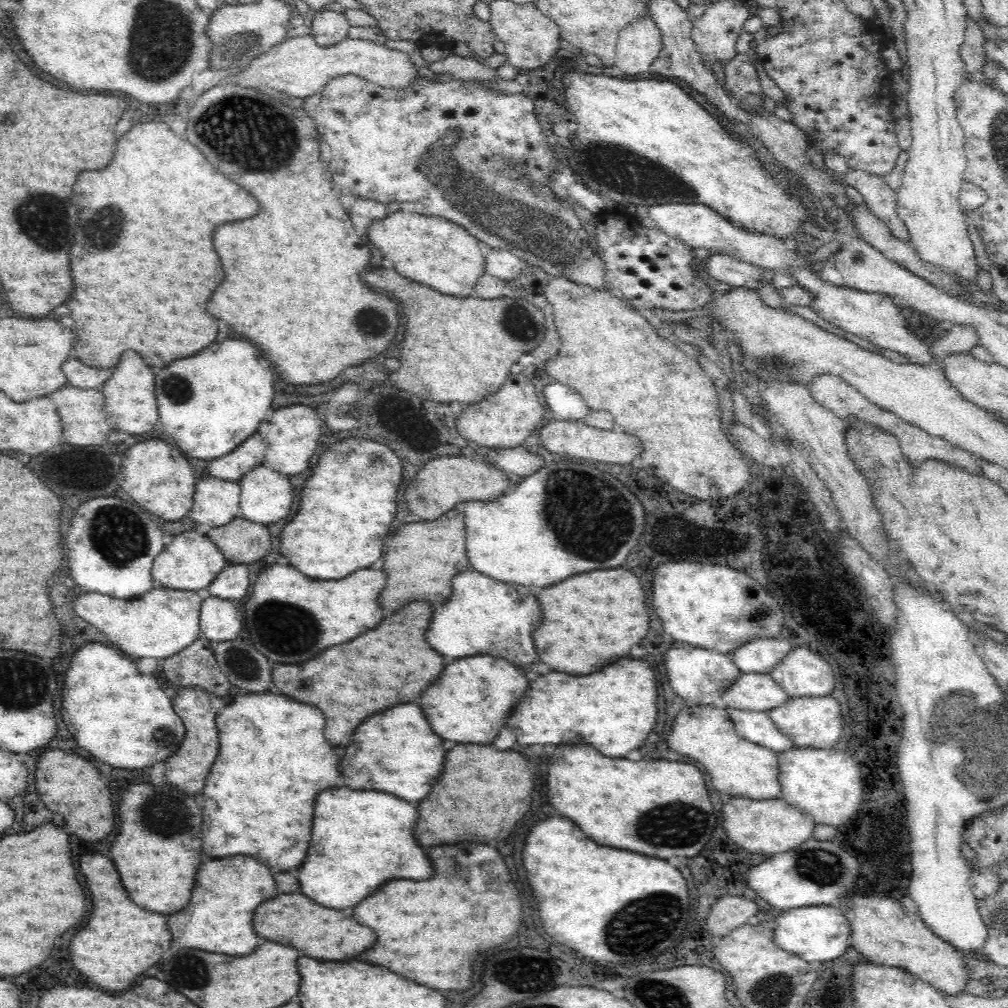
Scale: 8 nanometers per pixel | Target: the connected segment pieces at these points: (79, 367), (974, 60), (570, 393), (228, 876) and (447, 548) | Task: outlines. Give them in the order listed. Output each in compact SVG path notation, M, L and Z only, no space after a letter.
M73 355L62 364L62 371L68 379L68 384L83 389L101 389L113 374L113 369L97 369L76 359Z
M969 15L966 18L967 28L965 30L964 42L961 46L960 56L965 64L965 71L968 74L982 73L988 64L988 55L984 46L981 29Z
M556 380L543 388L543 395L554 416L553 420L582 421L590 410L583 396Z
M230 856L212 860L198 868L192 902L186 910L170 916L170 932L186 948L196 948L212 954L248 956L258 948L258 936L252 928L256 908L278 896L276 880L266 864L250 856Z
M456 509L433 521L419 521L402 526L384 554L384 572L388 584L380 594L386 610L400 610L410 602L446 604L452 596L452 578L468 569L464 513Z

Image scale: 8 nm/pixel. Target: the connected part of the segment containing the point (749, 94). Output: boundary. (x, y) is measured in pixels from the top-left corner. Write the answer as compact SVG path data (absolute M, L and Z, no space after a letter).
M747 53L736 54L736 58L723 66L723 75L723 89L736 109L745 115L766 112L764 109L766 94L762 92L758 72Z

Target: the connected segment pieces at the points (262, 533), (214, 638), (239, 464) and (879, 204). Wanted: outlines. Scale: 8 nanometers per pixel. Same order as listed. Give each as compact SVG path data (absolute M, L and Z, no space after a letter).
M241 516L226 526L207 528L203 532L222 551L227 566L252 564L272 550L272 538L268 528L254 524Z
M211 596L204 599L200 610L200 636L211 642L228 642L240 636L244 616L232 602Z
M257 431L244 440L234 452L214 460L208 476L228 482L238 482L255 466L265 464L266 443L263 431Z
M849 168L846 174L839 174L845 186L854 187L863 196L870 211L878 215L892 231L892 235L902 240L908 240L906 225L896 212L896 191L890 188L884 180L870 175L862 170Z

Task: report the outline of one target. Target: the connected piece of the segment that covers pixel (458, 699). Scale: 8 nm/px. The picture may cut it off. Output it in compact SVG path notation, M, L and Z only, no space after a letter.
M472 656L446 666L442 676L422 694L422 708L434 732L444 740L484 746L498 738L514 706L528 692L528 686L528 678L508 660L494 656Z

